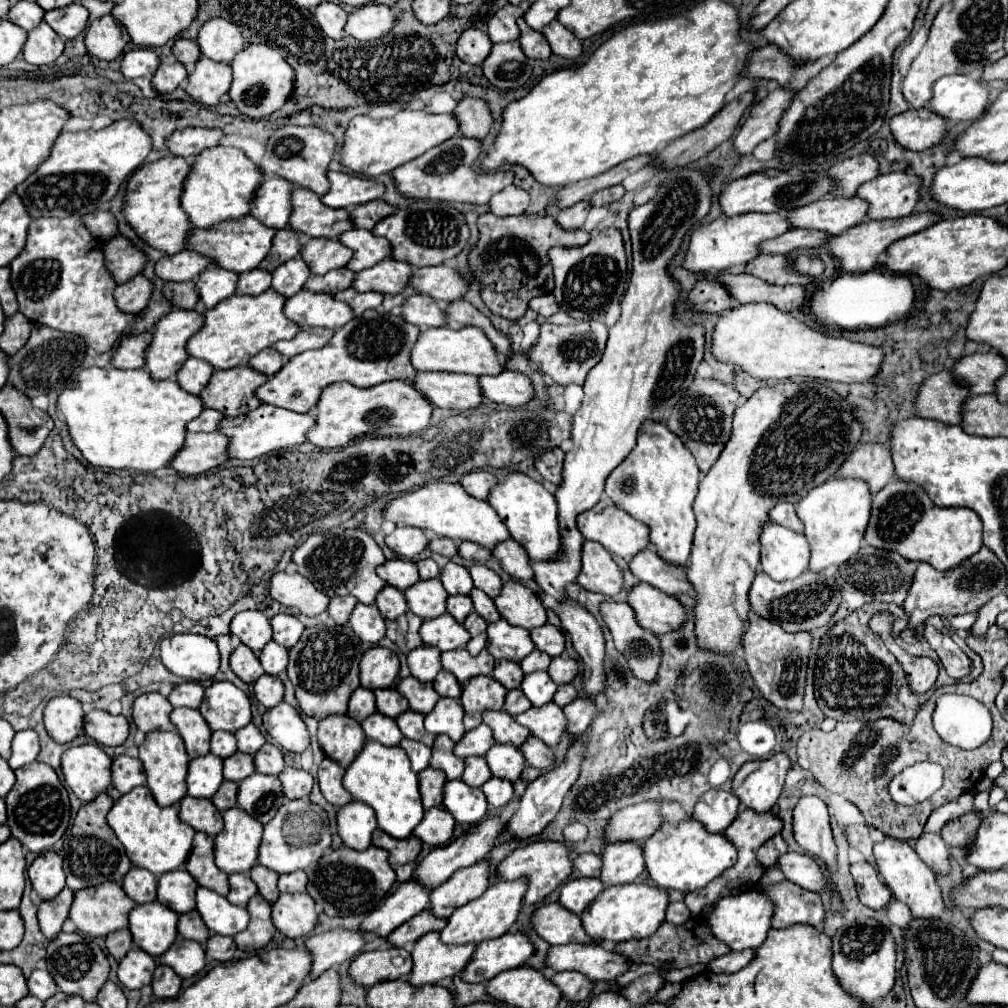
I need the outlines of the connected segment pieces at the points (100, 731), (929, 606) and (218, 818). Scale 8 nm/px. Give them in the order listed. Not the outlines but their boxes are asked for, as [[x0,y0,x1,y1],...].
[[84,710,128,746],[900,546,1006,644],[178,796,222,836]]

